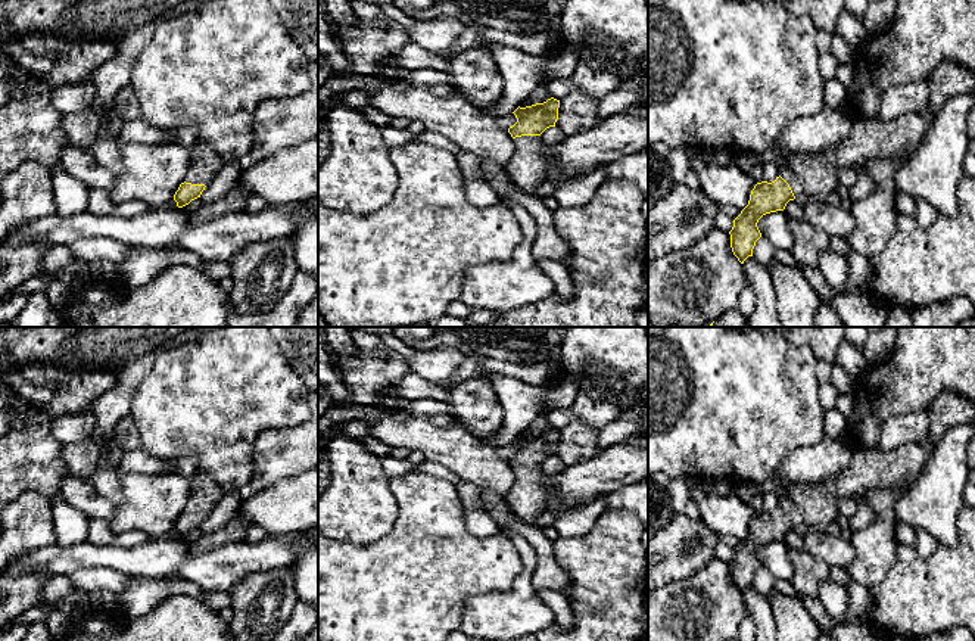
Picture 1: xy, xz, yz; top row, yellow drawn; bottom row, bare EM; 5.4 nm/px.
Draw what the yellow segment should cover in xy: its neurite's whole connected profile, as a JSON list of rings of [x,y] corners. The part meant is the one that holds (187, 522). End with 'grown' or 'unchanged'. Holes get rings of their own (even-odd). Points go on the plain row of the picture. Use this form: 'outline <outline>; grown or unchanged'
outline [[[196,473],[190,479],[190,495],[186,511],[180,514],[174,525],[178,538],[189,535],[200,528],[205,517],[222,498],[224,491],[206,474]]]; grown

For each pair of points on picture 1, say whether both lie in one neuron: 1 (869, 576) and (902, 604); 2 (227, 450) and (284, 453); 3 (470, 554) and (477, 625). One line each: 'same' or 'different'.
1: different
2: different
3: different

